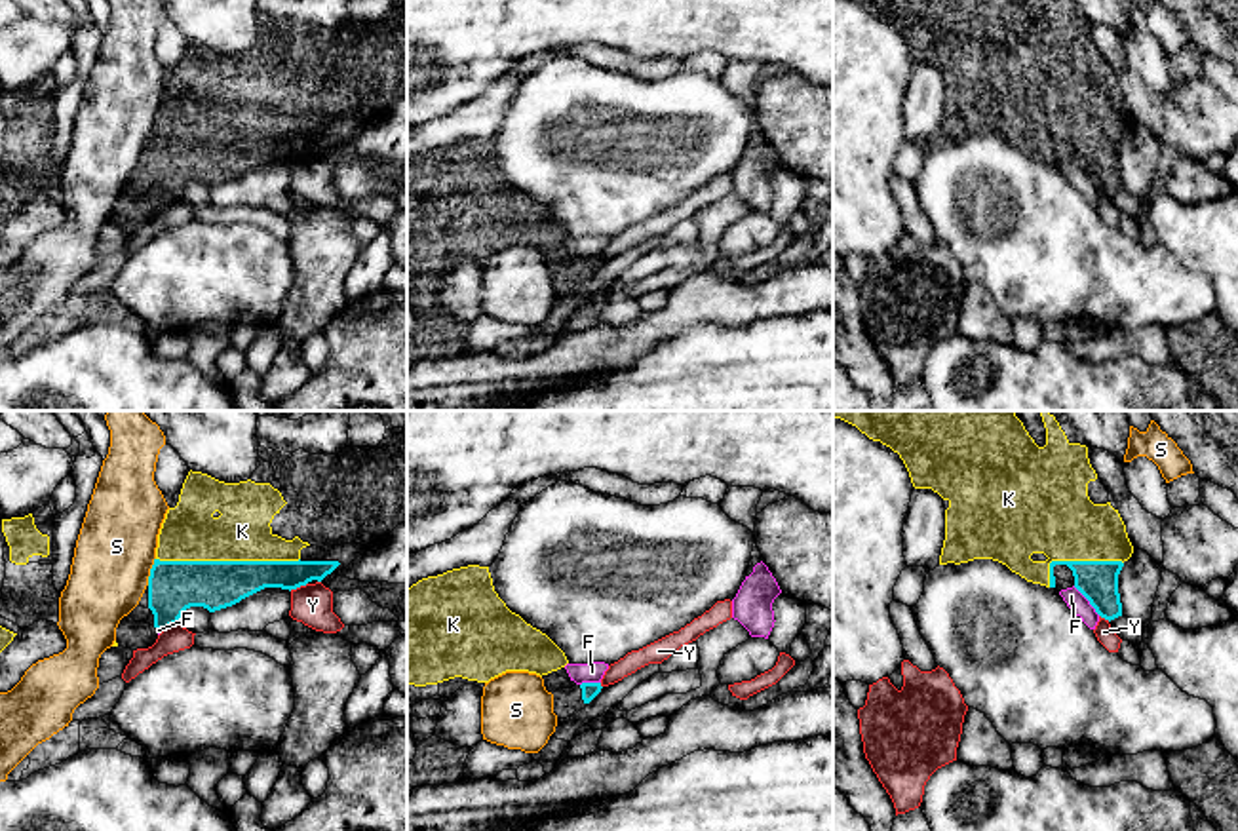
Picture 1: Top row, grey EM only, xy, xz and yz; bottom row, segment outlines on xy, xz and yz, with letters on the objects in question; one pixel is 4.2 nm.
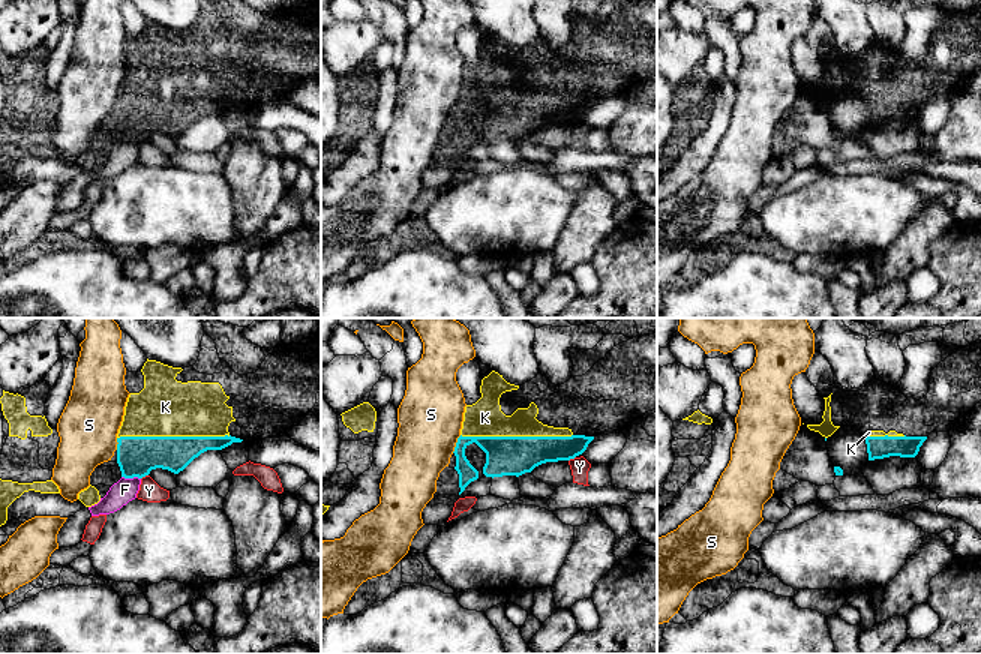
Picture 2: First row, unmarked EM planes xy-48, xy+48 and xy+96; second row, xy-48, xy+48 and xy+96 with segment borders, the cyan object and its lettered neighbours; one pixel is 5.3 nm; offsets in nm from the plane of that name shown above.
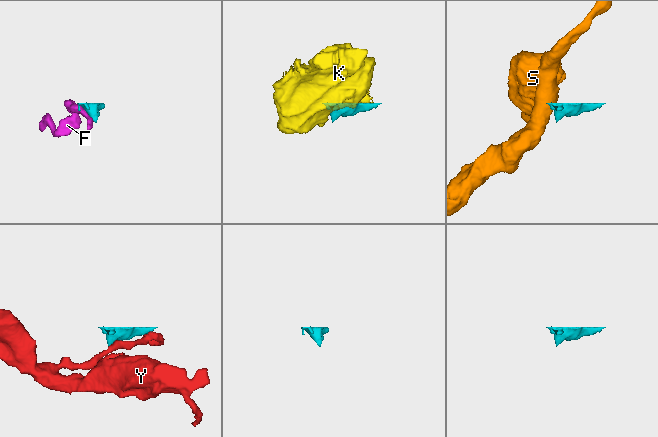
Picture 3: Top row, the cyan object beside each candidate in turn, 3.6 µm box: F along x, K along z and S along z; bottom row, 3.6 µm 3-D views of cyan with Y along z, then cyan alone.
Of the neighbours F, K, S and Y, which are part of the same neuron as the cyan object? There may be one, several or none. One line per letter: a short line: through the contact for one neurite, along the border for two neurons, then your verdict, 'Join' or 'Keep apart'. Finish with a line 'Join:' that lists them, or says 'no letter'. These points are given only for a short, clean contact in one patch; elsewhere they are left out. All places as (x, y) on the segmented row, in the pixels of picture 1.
F: Line: yz (1073, 586), (1100, 615). Keep apart
K: Join
S: Line: xy (154, 558), (147, 584). Keep apart
Y: Keep apart
Join: K

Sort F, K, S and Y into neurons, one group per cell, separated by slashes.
F / K / S / Y

